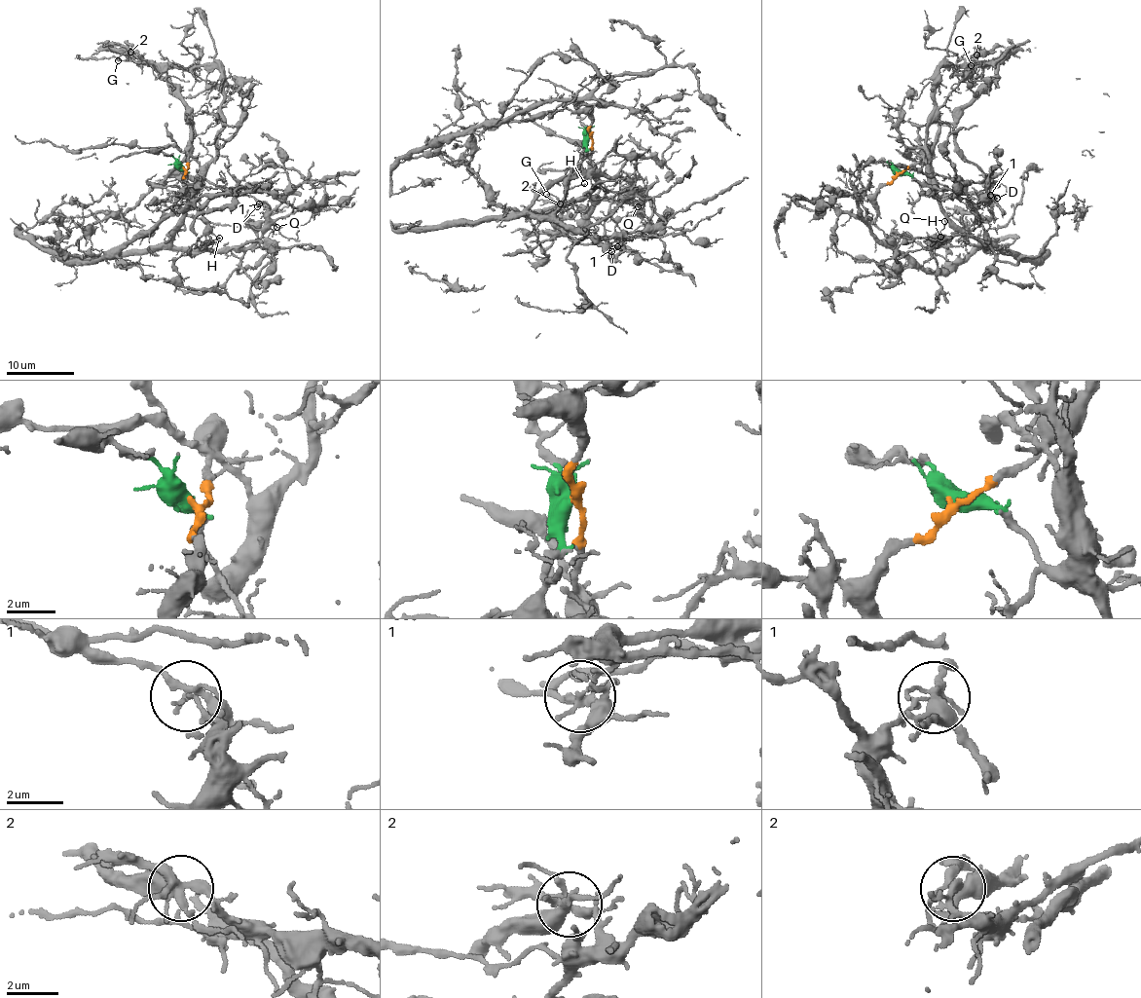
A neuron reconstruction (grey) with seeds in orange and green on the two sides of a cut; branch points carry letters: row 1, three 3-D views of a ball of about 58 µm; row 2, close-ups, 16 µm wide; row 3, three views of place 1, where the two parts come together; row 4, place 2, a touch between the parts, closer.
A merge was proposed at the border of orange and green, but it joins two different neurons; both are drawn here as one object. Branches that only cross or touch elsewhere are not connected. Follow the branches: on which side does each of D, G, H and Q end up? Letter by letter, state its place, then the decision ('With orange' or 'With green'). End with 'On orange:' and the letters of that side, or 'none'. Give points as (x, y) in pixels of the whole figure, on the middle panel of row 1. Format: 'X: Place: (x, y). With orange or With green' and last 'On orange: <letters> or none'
D: Place: (611, 251). With green
G: Place: (546, 194). With green
H: Place: (584, 183). With green
Q: Place: (638, 206). With green
On orange: none

